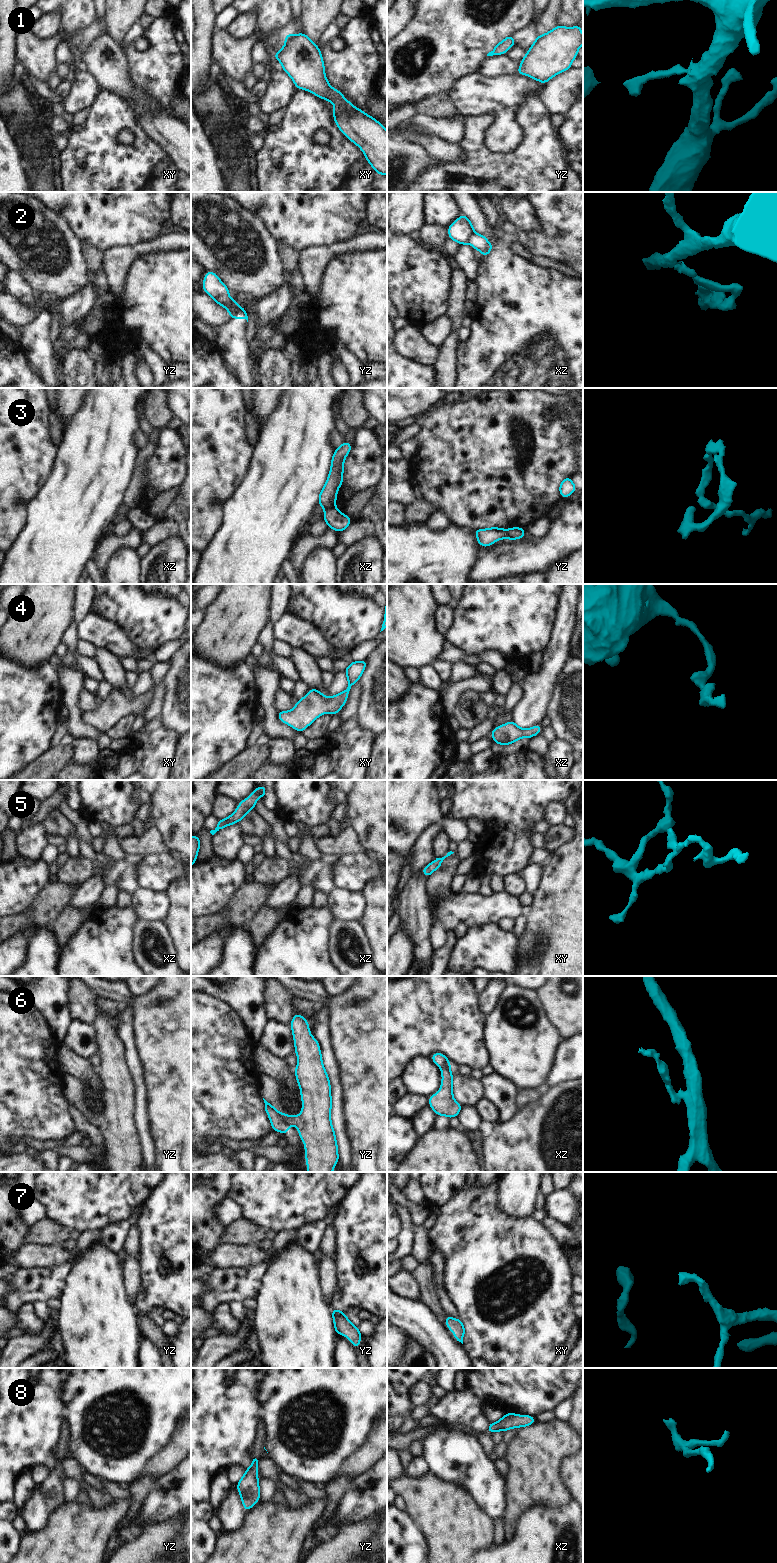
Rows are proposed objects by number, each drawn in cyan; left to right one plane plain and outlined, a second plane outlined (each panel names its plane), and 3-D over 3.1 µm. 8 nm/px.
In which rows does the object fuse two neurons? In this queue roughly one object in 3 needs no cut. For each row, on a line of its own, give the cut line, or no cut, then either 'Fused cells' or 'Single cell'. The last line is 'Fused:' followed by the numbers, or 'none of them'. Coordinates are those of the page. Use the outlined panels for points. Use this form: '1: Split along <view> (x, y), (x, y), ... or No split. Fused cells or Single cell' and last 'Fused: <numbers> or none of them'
1: Split along xy (294, 35), (285, 43). Fused cells
2: Split along yz (239, 309), (231, 317). Fused cells
3: Split along xz (334, 505), (326, 509). Fused cells
4: No split. Single cell
5: No split. Single cell
6: Split along yz (280, 1114), (289, 1125). Fused cells
7: No split. Single cell
8: No split. Single cell
Fused: 1, 2, 3, 6

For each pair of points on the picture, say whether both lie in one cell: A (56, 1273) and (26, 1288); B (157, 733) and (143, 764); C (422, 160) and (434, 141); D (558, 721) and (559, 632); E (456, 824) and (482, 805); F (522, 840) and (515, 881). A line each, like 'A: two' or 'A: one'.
A: one
B: one
C: two
D: two
E: two
F: two

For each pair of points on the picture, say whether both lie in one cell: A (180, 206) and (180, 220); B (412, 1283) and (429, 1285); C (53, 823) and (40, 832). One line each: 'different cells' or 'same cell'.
A: same cell
B: different cells
C: different cells

